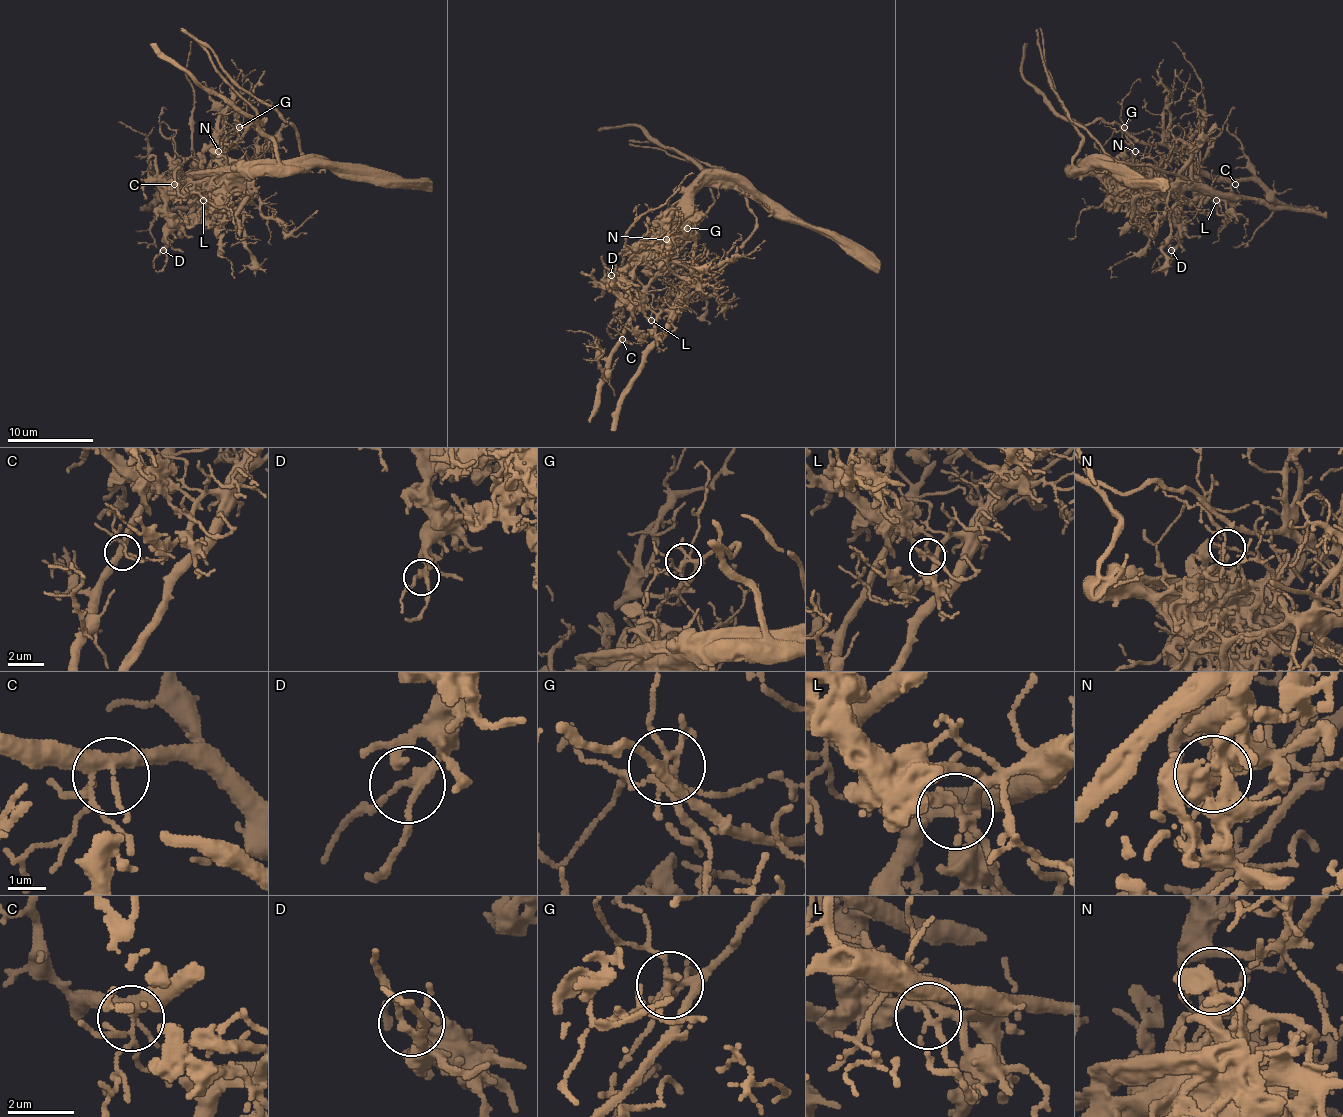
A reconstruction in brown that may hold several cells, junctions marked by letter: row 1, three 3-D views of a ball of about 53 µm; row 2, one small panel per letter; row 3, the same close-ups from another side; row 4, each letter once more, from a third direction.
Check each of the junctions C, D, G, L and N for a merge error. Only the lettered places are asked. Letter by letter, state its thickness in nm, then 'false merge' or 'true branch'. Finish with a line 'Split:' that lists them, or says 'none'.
C: 300 nm | true branch
D: 190 nm | true branch
G: 260 nm | false merge
L: 220 nm | false merge
N: 150 nm | false merge
Split: G, L, N

